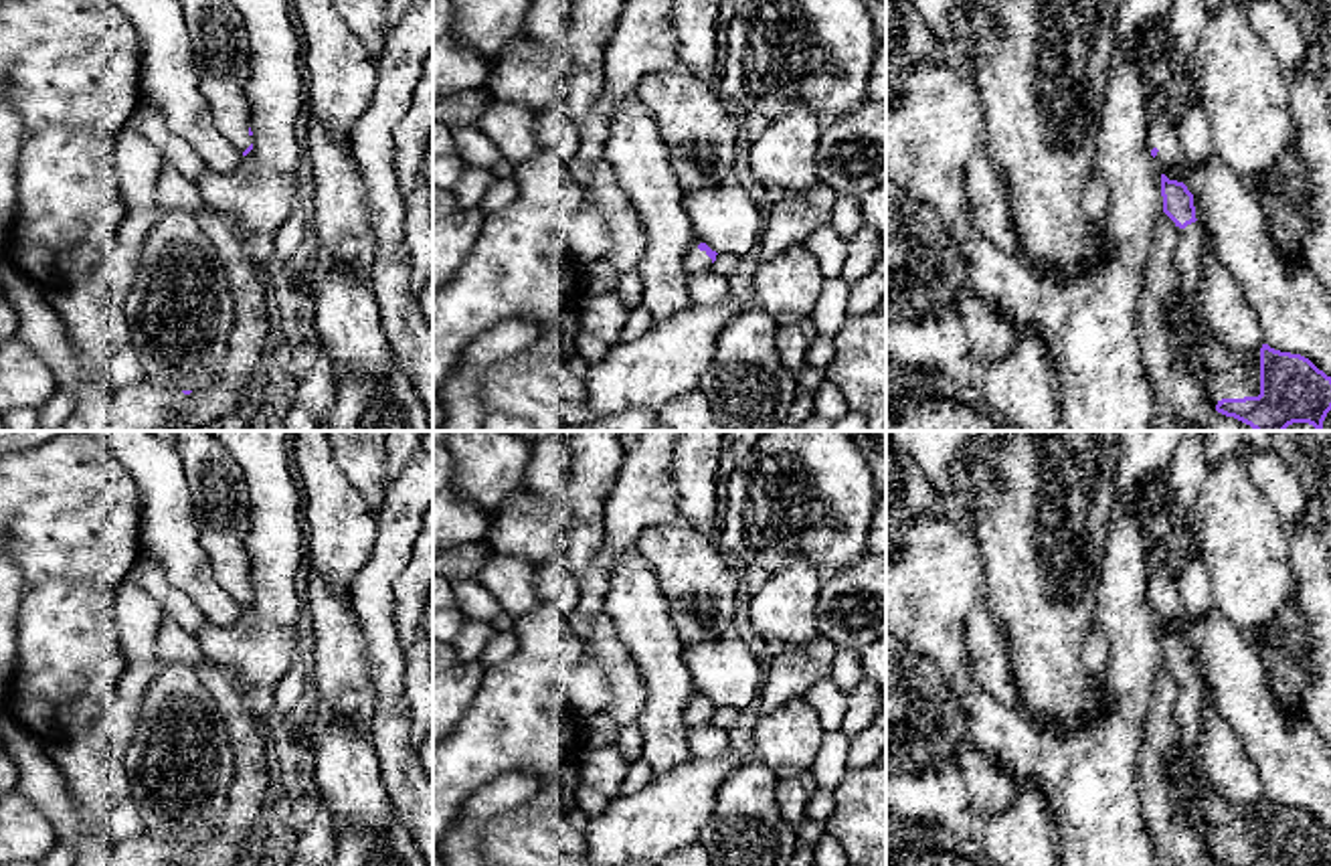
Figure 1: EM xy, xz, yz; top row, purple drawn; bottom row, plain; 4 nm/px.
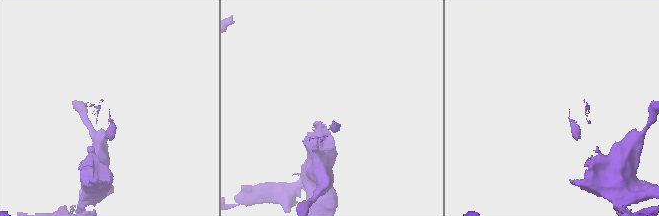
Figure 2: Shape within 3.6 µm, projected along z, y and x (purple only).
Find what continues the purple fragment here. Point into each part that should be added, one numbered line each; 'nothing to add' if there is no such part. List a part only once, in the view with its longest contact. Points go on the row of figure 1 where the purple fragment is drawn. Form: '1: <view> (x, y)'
1: yz (1226, 373)

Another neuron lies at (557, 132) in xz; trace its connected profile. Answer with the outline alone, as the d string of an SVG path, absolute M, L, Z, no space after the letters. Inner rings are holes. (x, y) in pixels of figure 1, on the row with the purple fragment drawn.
M560 107L538 111L538 146L572 164L581 150L581 132L570 115Z

